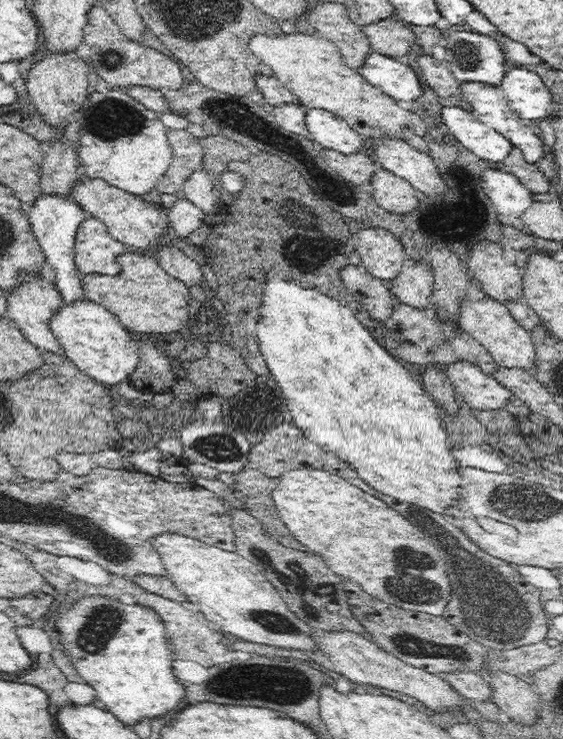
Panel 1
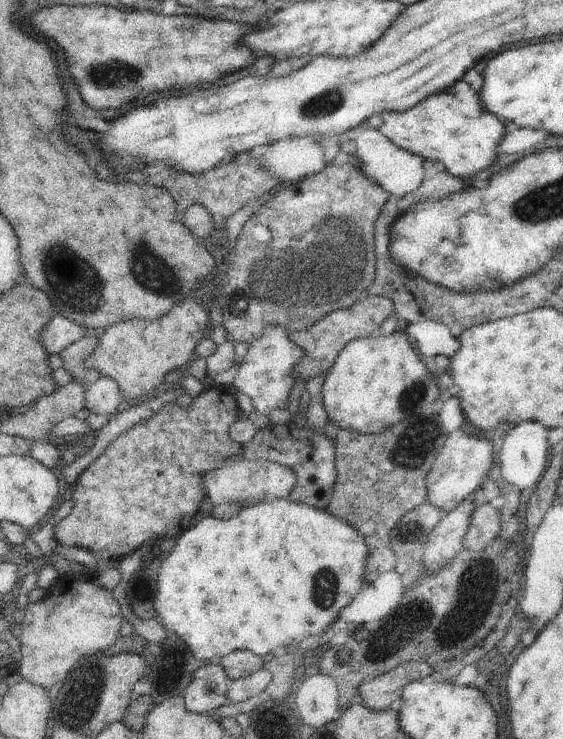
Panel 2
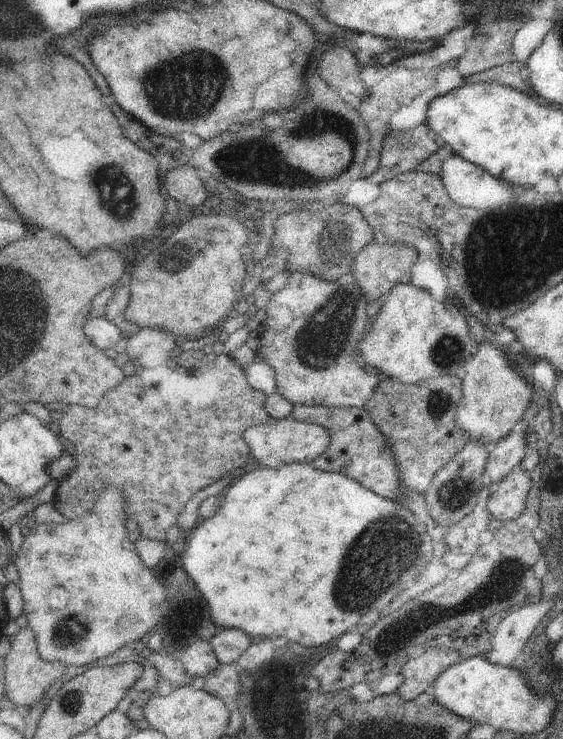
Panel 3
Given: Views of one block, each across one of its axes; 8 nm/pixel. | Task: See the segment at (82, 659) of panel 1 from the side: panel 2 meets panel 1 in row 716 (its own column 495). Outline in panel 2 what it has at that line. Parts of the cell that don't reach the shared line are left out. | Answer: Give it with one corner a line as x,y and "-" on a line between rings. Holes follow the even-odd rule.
455,82
449,90
431,94
417,106
407,108
405,112
385,112
381,114
381,124
377,128
393,146
421,156
425,162
435,160
445,166
447,174
453,176
473,176
477,170
483,170
493,158
497,158
497,146
505,144
505,124
497,114
485,112
479,104
477,92
465,82

